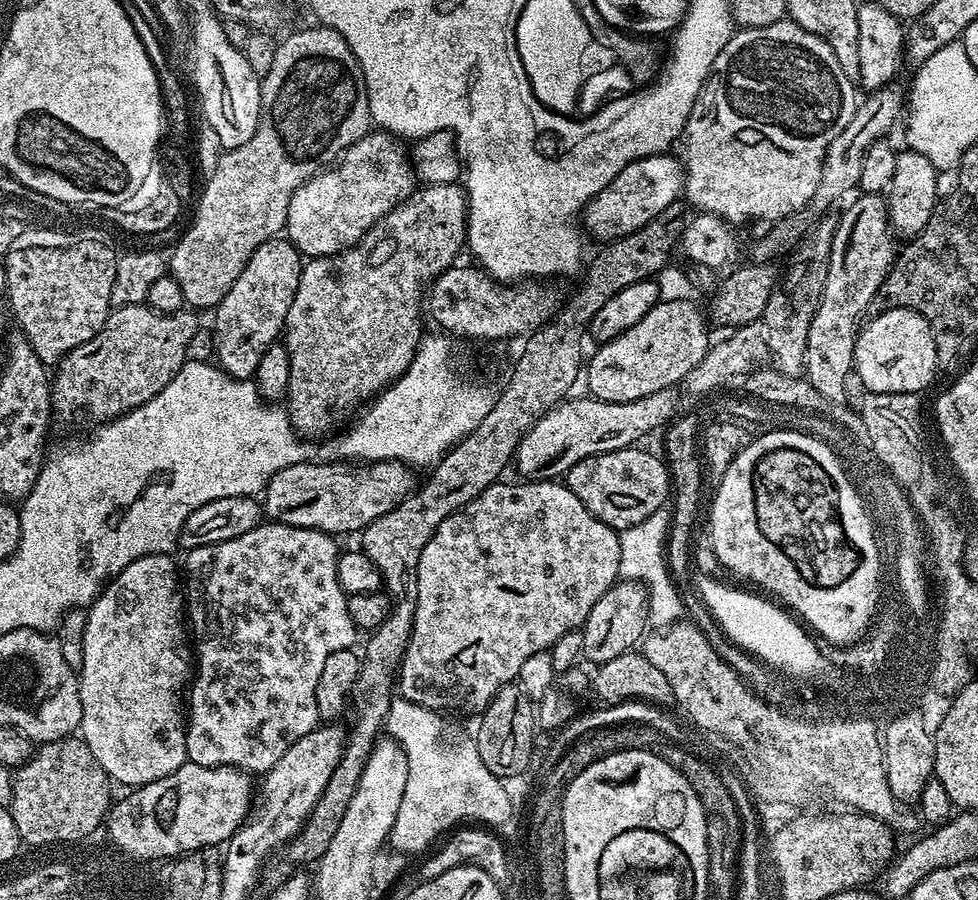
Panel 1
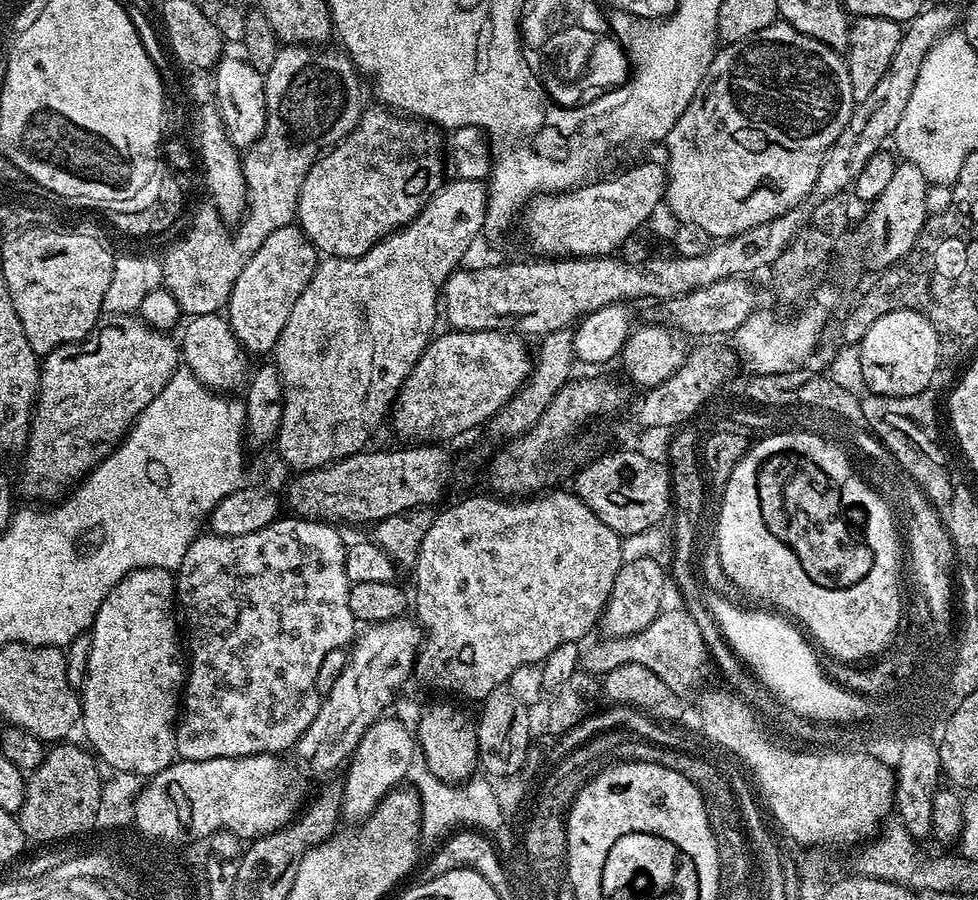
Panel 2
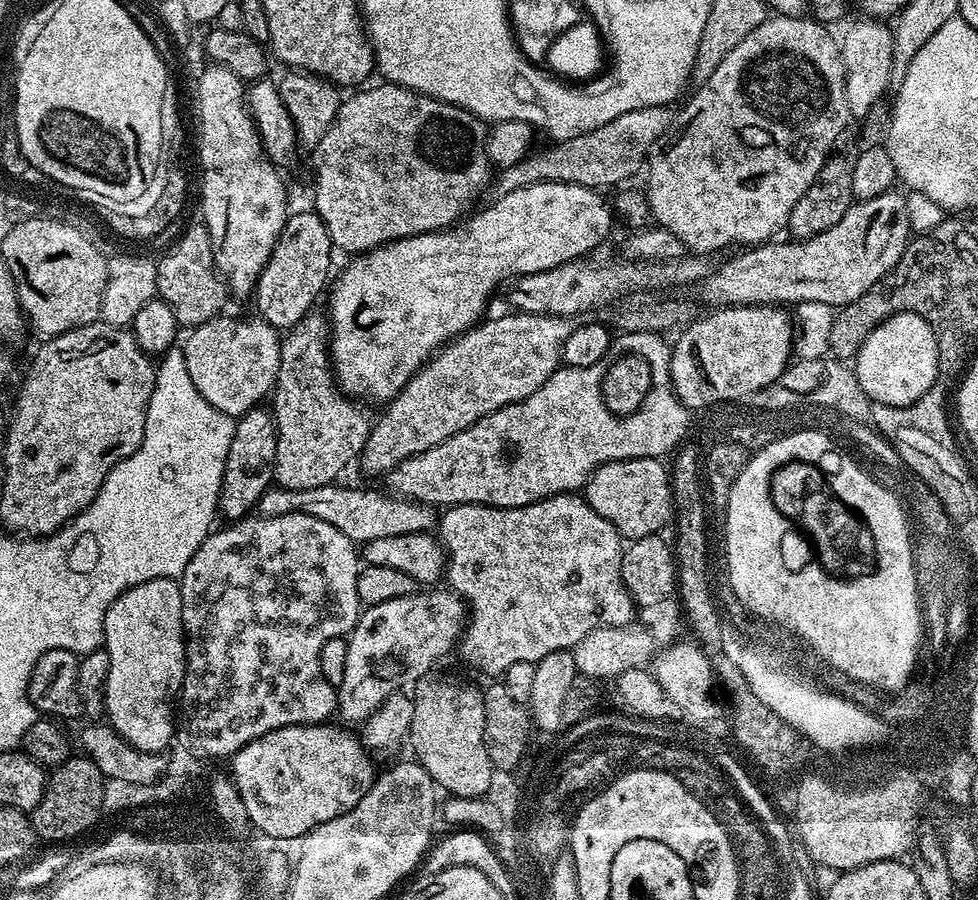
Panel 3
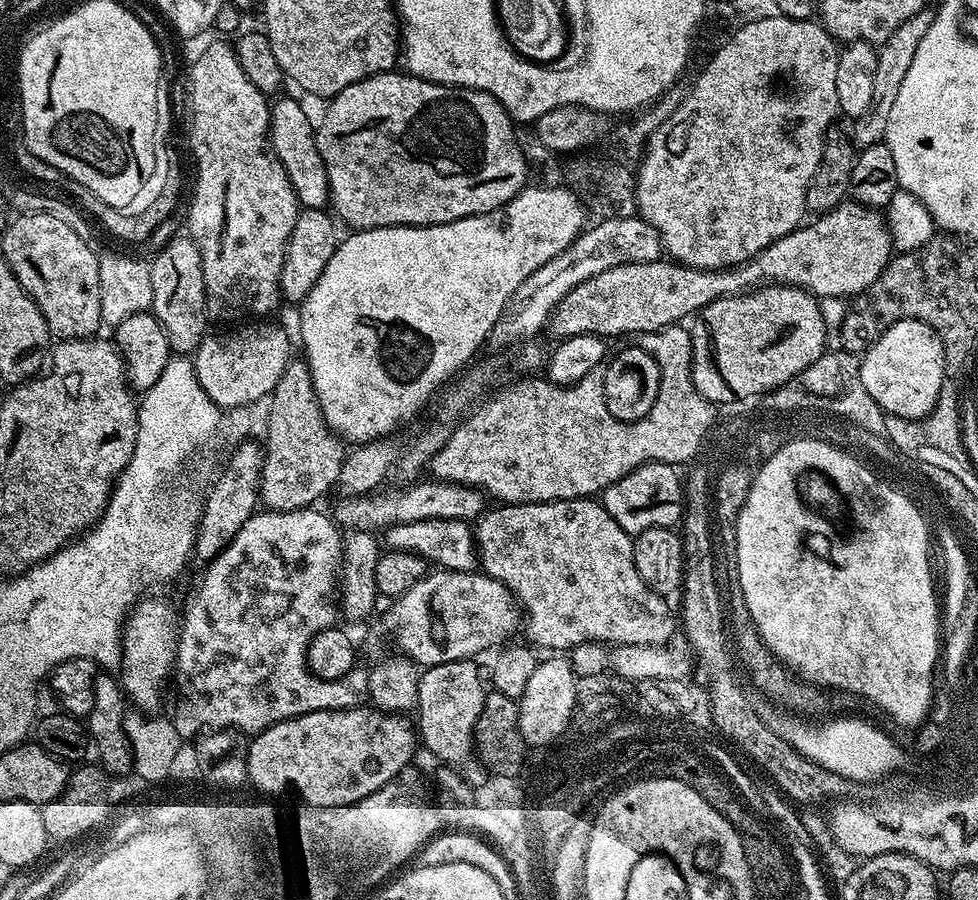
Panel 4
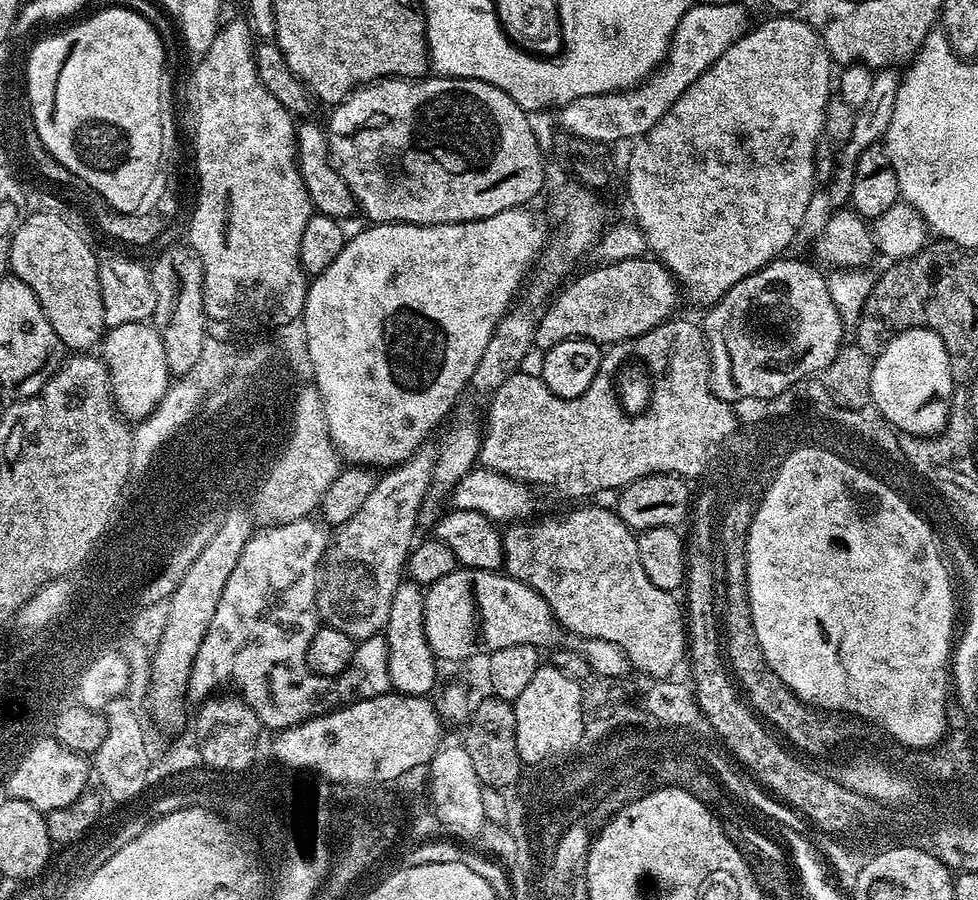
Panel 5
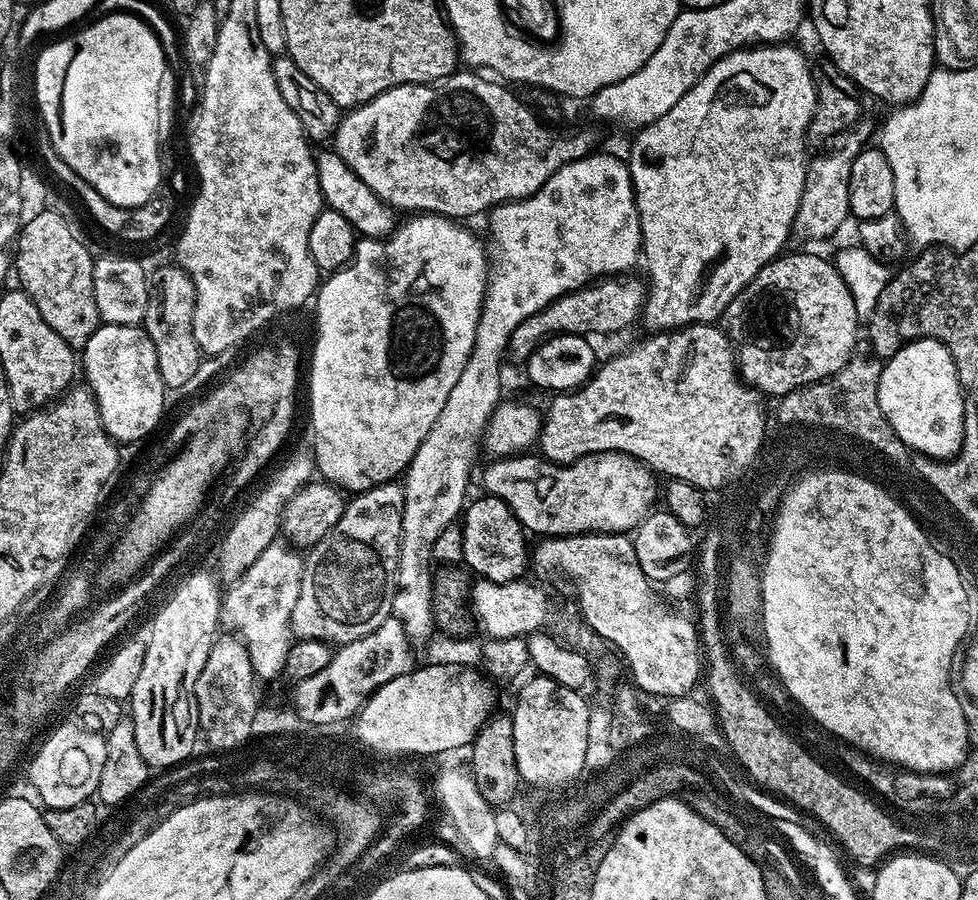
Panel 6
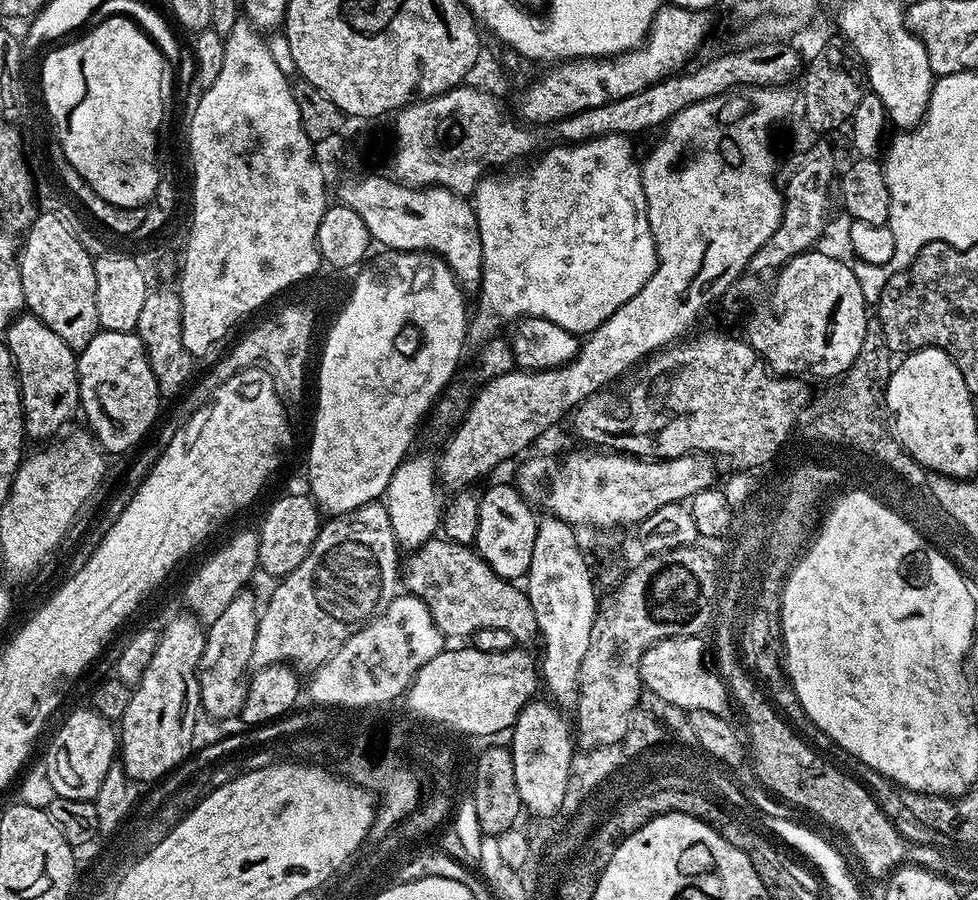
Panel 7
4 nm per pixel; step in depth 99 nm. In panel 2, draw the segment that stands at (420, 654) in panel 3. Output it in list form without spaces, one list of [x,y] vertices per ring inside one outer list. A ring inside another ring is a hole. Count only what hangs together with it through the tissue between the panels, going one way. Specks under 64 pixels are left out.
[[[401,618],[367,625],[355,637],[350,648],[348,664],[334,682],[334,686],[321,699],[320,709],[314,722],[310,722],[308,729],[296,741],[294,752],[297,752],[316,772],[332,772],[340,763],[341,767],[351,757],[358,742],[362,742],[362,734],[366,734],[366,730],[370,730],[372,723],[387,713],[384,712],[387,708],[389,711],[393,707],[398,696],[396,691],[407,682],[408,675],[410,677],[413,675],[421,647],[422,629],[415,619]]]

